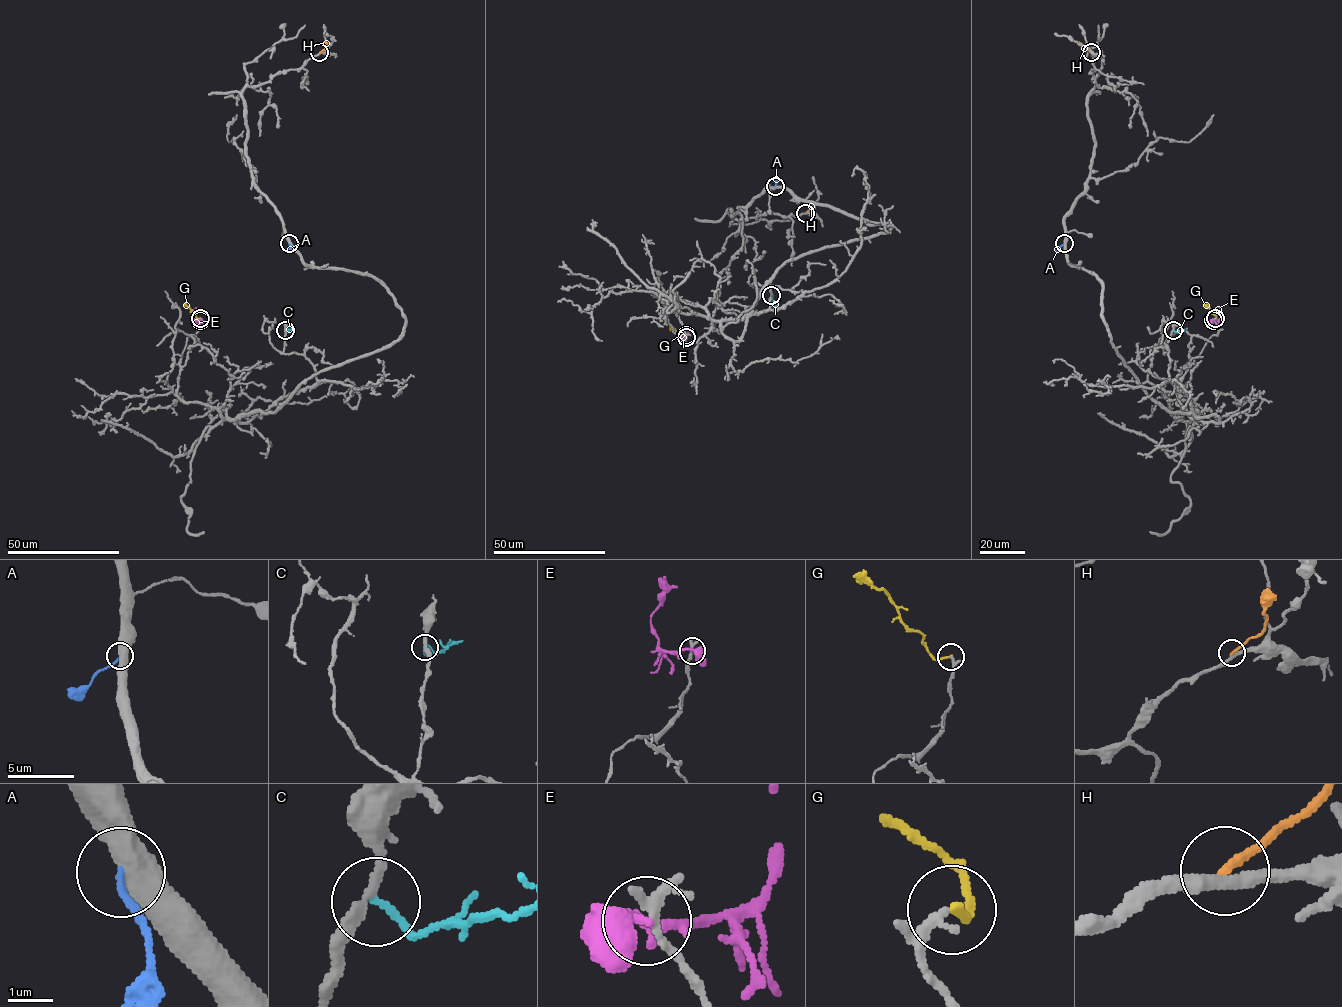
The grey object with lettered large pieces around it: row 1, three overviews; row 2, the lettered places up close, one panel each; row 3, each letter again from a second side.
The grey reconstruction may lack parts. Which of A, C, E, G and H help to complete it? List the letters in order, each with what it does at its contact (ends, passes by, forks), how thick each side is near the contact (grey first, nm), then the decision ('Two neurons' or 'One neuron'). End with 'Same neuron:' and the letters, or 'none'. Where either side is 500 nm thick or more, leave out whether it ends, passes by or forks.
A: Thickness 550 nm (grey) against 160 nm. Two neurons
C: It ends there. Thickness 240 nm (grey) against 180 nm. Two neurons
E: It passes by. Thickness 200 nm (grey) against 220 nm. Two neurons
G: It ends there. Thickness 150 nm (grey) against 170 nm. One neuron
H: It ends there. Thickness 260 nm (grey) against 190 nm. Two neurons
Same neuron: G

